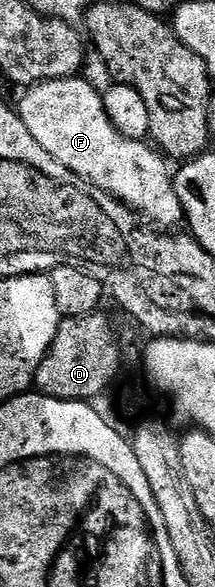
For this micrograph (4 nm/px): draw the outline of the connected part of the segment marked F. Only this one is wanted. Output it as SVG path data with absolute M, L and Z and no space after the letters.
M82 78L46 79L25 88L26 96L16 103L16 110L24 125L28 125L28 133L32 133L32 137L36 137L36 141L40 141L40 145L44 145L44 149L48 149L48 153L52 153L52 157L60 161L60 165L72 169L72 173L104 189L139 216L147 215L151 224L162 229L177 228L174 226L178 222L181 224L184 216L180 198L174 188L172 167L169 167L171 164L149 142L124 137L124 133L120 133L108 117L103 92L97 91L88 80Z

